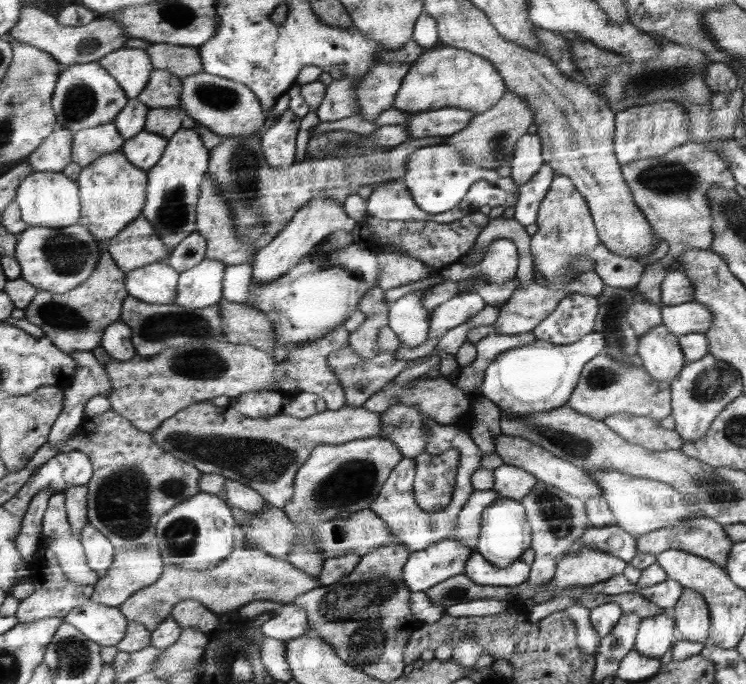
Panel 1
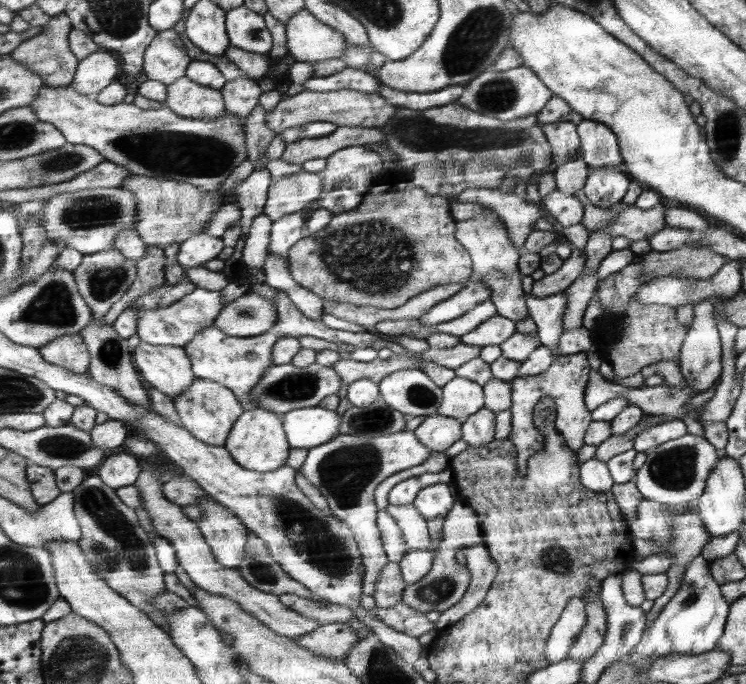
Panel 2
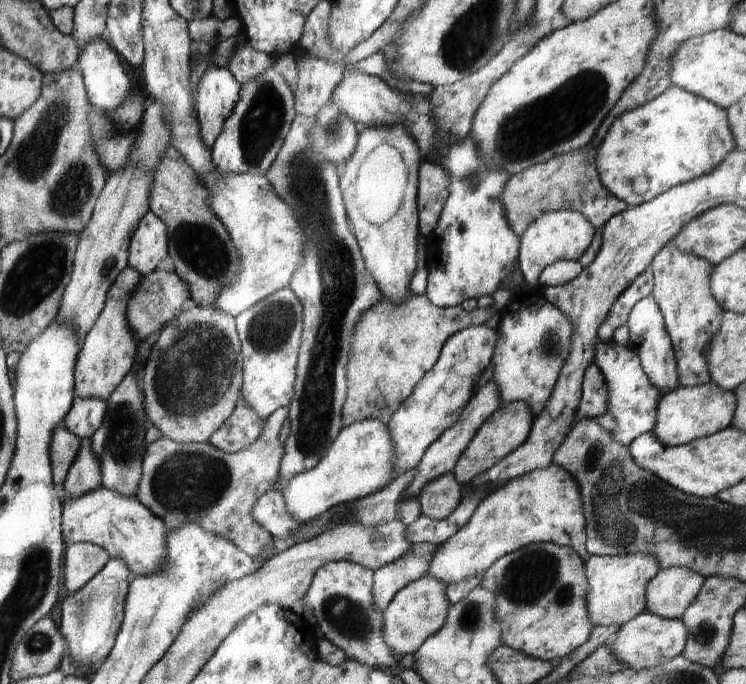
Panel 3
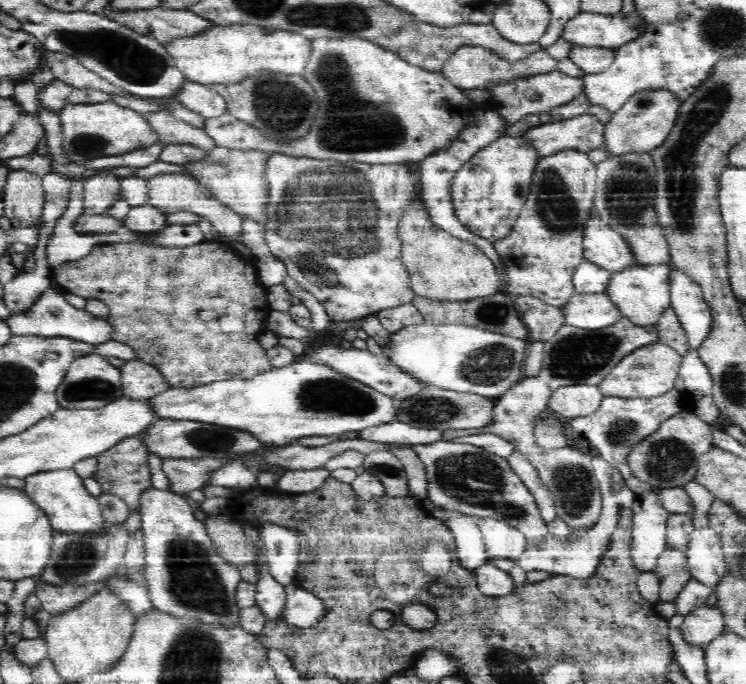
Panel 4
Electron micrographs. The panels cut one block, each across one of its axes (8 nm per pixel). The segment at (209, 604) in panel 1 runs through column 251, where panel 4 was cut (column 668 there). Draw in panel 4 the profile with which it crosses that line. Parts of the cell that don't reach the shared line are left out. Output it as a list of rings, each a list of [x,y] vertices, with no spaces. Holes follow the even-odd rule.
[[[678,549],[663,550],[652,572],[660,581],[659,598],[664,602],[674,603],[680,591],[692,578],[687,567],[687,556]]]

